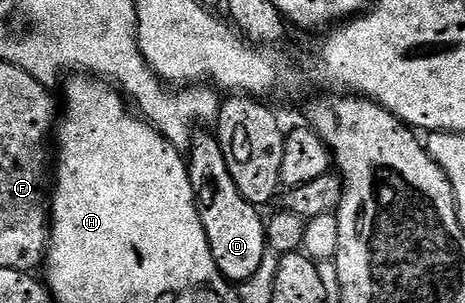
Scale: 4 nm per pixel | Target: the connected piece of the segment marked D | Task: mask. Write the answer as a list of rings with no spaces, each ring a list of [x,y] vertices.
[[[197,132],[186,150],[190,183],[218,271],[222,271],[229,283],[241,283],[250,279],[262,266],[263,251],[268,247],[264,230],[266,221],[263,216],[260,218],[261,210],[251,205],[242,191],[238,191],[238,183],[234,183],[234,175],[230,175],[226,155],[220,146],[220,138],[215,132],[204,132]]]

